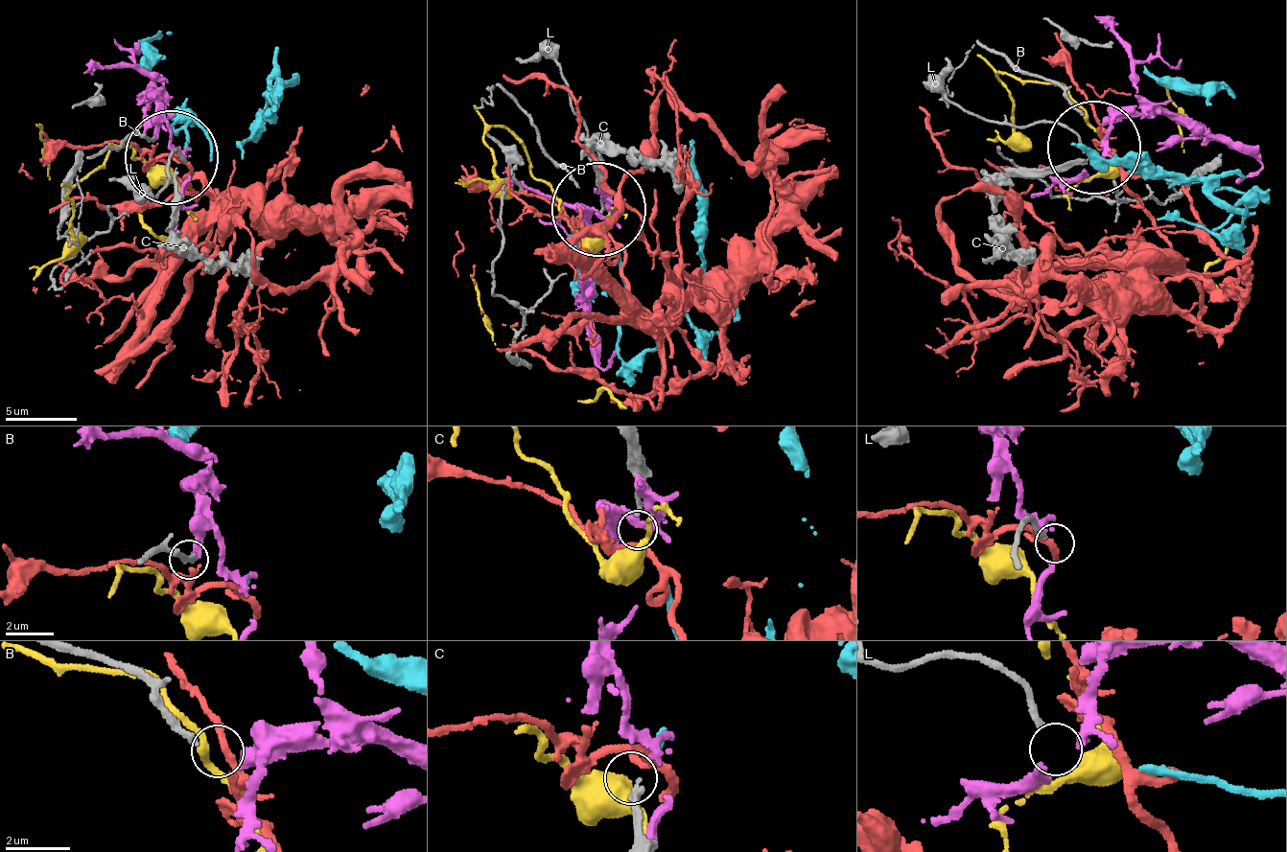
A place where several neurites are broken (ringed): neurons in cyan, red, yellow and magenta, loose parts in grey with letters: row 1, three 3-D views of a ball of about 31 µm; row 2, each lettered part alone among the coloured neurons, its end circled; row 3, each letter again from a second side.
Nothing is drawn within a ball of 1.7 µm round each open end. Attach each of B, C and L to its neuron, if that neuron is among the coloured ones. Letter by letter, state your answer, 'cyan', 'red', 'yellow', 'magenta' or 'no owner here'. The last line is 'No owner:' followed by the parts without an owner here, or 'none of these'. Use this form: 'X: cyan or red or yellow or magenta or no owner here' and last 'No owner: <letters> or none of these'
B: red
C: no owner here
L: no owner here
No owner: C, L

